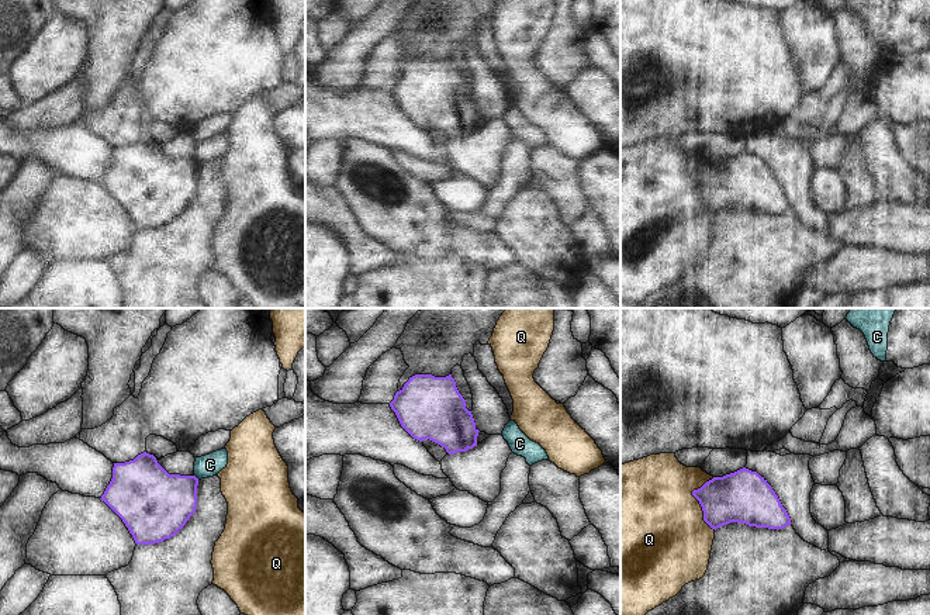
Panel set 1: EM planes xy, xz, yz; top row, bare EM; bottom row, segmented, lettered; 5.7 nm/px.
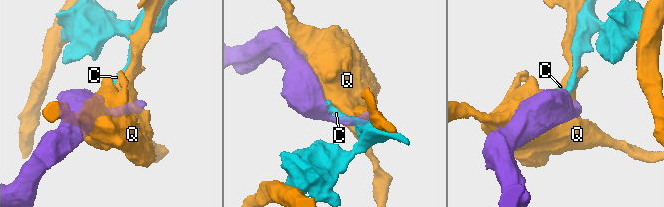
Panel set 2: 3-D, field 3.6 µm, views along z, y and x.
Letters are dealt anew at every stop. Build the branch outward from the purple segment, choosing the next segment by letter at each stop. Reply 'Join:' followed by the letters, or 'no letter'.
Join: no letter

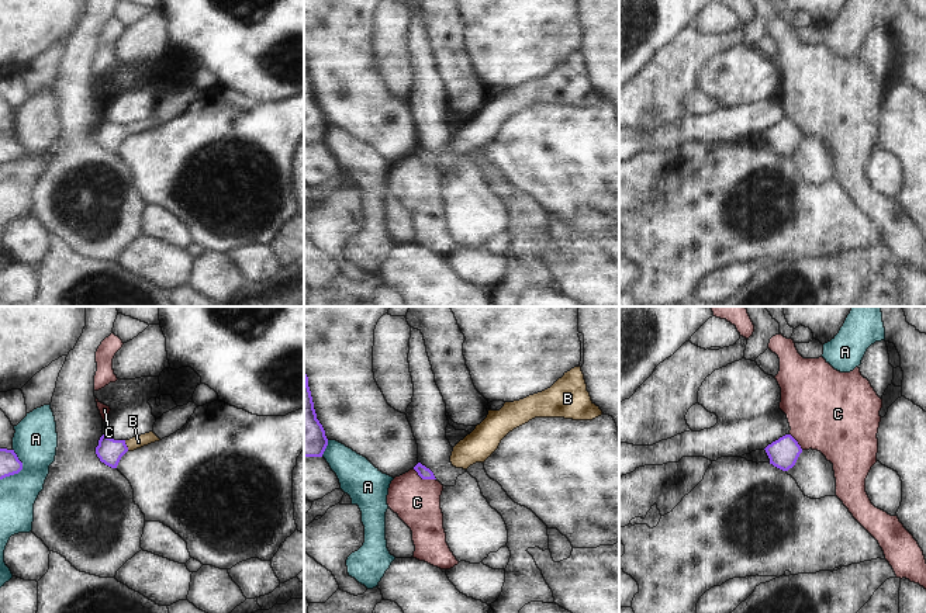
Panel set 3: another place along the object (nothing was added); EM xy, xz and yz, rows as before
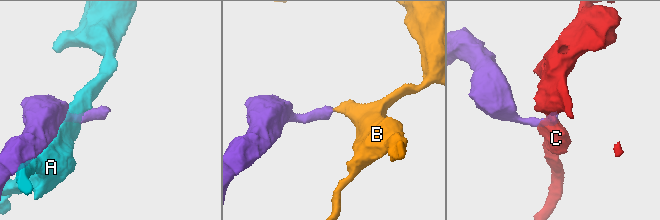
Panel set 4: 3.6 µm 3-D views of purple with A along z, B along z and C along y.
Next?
Join: B

